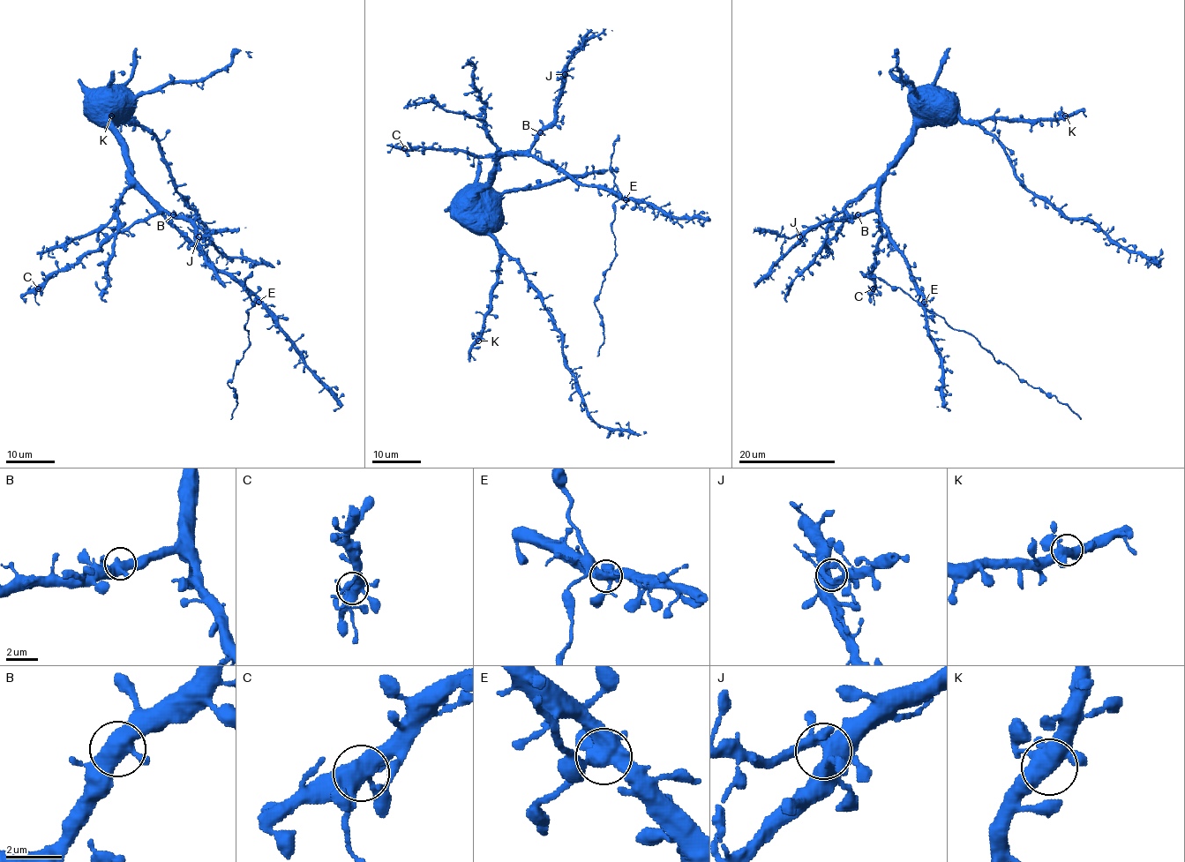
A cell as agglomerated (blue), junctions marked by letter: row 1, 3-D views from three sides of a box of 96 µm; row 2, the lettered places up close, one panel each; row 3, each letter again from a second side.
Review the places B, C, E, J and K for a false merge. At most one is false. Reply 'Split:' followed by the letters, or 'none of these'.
Split: E

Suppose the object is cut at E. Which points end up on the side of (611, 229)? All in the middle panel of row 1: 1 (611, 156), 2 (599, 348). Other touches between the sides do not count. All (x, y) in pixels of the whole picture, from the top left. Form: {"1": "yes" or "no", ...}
{"1": "yes", "2": "yes"}

